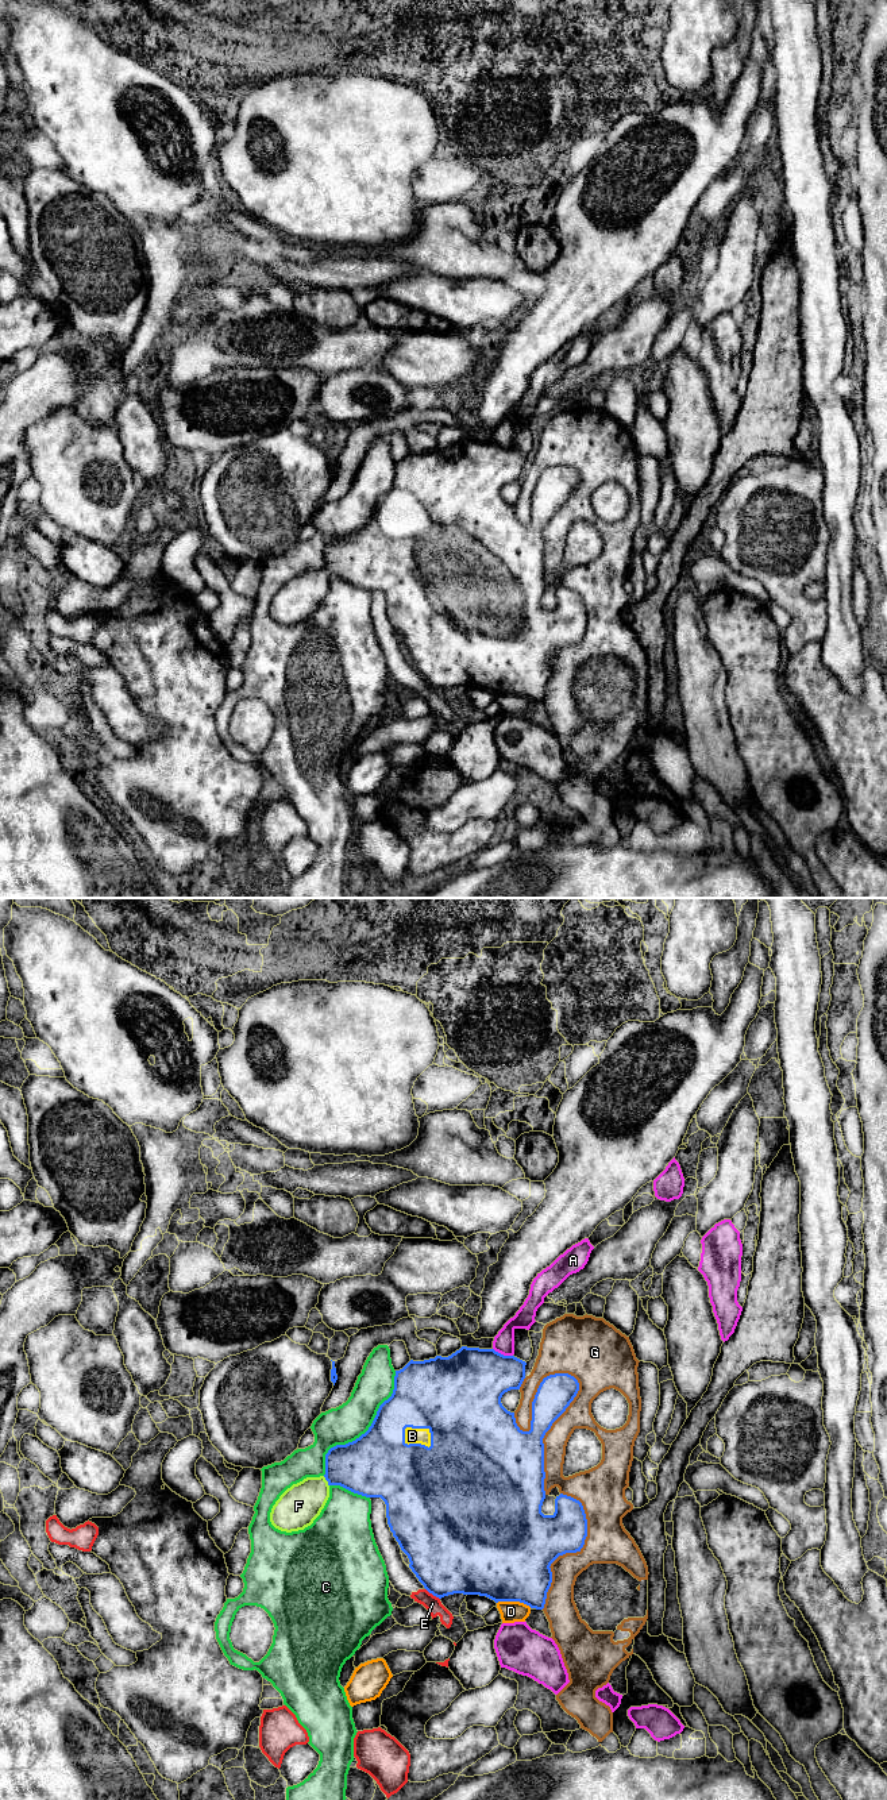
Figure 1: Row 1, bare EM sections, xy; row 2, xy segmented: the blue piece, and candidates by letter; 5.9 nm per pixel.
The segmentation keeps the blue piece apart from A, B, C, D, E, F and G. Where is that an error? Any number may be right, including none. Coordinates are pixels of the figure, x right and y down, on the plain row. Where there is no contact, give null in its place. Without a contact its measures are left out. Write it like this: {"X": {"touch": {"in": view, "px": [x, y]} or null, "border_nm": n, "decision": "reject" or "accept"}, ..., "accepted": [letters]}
{"A": {"touch": {"in": "xy", "px": [502, 447]}, "border_nm": 130, "decision": "reject"}, "B": {"touch": {"in": "xy", "px": [412, 536]}, "border_nm": 190, "decision": "accept"}, "C": {"touch": {"in": "xy", "px": [366, 524]}, "border_nm": 750, "decision": "reject"}, "D": {"touch": {"in": "xy", "px": [515, 693]}, "border_nm": 220, "decision": "reject"}, "E": {"touch": {"in": "xy", "px": [432, 686]}, "border_nm": 110, "decision": "reject"}, "F": {"touch": {"in": "xy", "px": [327, 573]}, "border_nm": 70, "decision": "accept"}, "G": {"touch": {"in": "xy", "px": [546, 524]}, "border_nm": 750, "decision": "reject"}, "accepted": ["B", "F"]}

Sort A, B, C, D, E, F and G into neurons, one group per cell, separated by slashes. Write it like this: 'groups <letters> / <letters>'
groups A / B F / C / D / E / G

